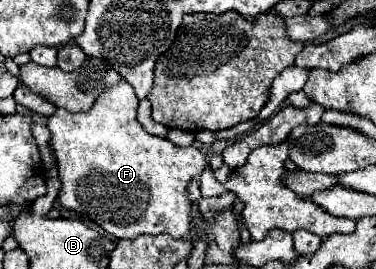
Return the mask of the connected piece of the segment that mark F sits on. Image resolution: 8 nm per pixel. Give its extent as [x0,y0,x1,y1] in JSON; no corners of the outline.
[49,81,205,239]

